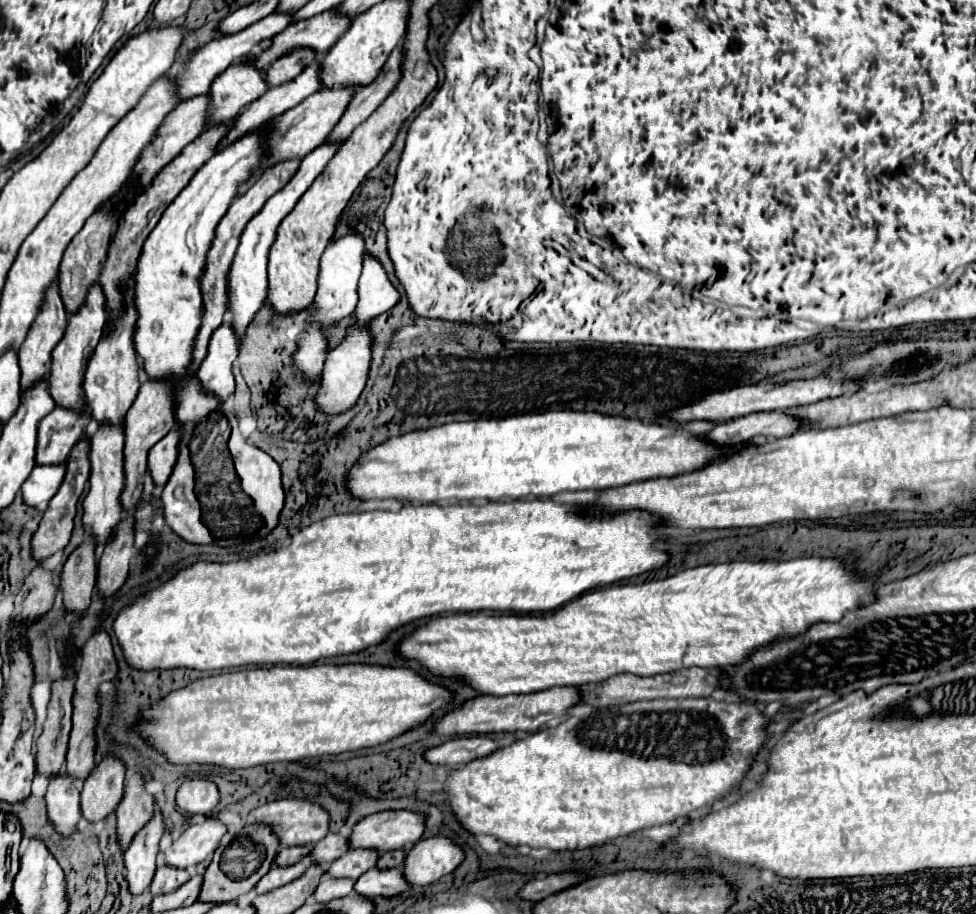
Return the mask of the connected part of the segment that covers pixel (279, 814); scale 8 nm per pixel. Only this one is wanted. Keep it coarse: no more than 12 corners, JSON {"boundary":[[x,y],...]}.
{"boundary":[[275,800],[251,814],[281,846],[313,846],[329,832],[327,810]]}

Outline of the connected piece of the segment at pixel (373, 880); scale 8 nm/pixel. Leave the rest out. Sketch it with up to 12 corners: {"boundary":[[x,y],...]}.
{"boundary":[[369,870],[355,882],[367,898],[397,896],[409,882],[393,870]]}

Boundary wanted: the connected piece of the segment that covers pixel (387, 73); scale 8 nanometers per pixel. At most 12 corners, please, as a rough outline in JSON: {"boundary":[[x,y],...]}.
{"boundary":[[395,48],[379,76],[353,94],[349,110],[333,126],[333,138],[347,138],[355,126],[395,88],[401,50]]}

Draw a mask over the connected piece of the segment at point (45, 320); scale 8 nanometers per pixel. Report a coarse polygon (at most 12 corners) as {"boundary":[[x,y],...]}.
{"boundary":[[59,280],[19,350],[21,390],[47,378],[67,310]]}

